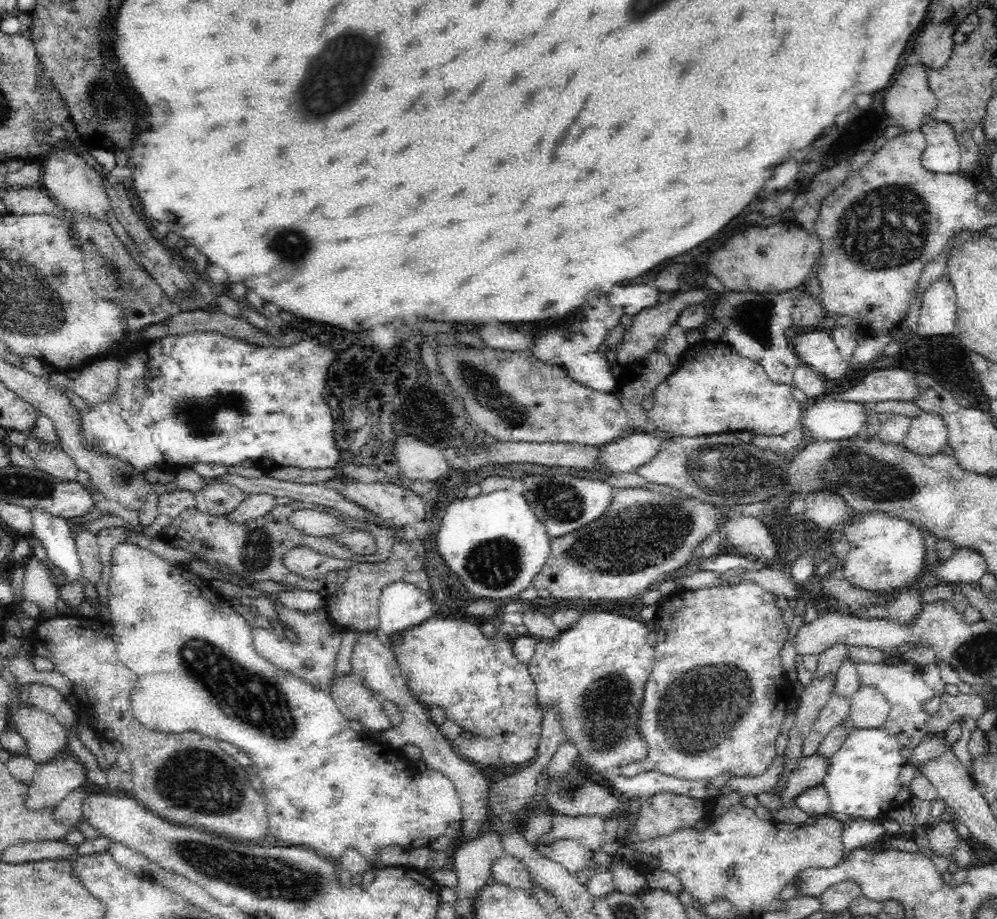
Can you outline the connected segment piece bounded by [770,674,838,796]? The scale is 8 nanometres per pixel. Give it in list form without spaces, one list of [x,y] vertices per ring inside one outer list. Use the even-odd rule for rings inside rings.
[[[826,674],[826,676],[818,676],[814,678],[814,682],[808,688],[798,688],[800,694],[800,706],[796,712],[796,720],[794,726],[790,730],[790,740],[786,746],[786,756],[784,756],[784,770],[780,776],[780,782],[776,782],[776,786],[770,788],[772,794],[780,796],[786,780],[790,778],[790,774],[796,770],[798,760],[804,758],[802,756],[802,744],[806,740],[806,736],[810,734],[812,726],[816,724],[820,710],[826,706],[826,702],[832,696],[832,690],[836,686],[836,676],[838,674]]]

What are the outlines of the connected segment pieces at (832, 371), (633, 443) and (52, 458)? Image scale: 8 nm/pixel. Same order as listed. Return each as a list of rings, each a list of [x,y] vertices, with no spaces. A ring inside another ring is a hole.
[[[808,330],[794,338],[794,352],[802,364],[812,366],[824,380],[840,380],[850,372],[830,330]]]
[[[648,432],[630,434],[626,438],[620,438],[602,446],[596,466],[610,470],[612,474],[636,472],[640,466],[644,466],[658,454],[658,450],[662,448],[662,442],[664,442],[662,438],[652,436]]]
[[[28,438],[24,444],[24,452],[38,462],[40,468],[44,468],[48,474],[62,482],[76,482],[78,466],[74,458],[70,458],[66,452],[60,452],[52,444],[36,438]]]

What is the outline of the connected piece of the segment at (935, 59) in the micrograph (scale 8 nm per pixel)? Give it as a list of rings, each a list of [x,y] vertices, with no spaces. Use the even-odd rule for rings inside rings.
[[[952,12],[950,18],[934,24],[934,22],[926,22],[924,28],[920,30],[912,52],[920,54],[920,64],[926,66],[928,70],[940,70],[944,68],[952,54],[954,54],[954,32],[956,32],[956,24],[952,24]]]

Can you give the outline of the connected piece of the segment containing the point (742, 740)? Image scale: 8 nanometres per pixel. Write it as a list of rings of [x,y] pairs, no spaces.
[[[744,582],[738,586],[720,586],[720,588],[702,588],[702,590],[688,590],[688,592],[674,592],[672,596],[666,598],[666,602],[658,608],[658,614],[652,622],[652,630],[656,630],[660,636],[666,634],[664,638],[658,640],[656,644],[656,656],[654,656],[654,668],[646,680],[646,688],[644,688],[644,698],[642,698],[642,706],[640,706],[640,718],[638,718],[638,732],[644,738],[646,746],[648,746],[648,756],[644,760],[634,760],[628,762],[624,766],[618,766],[616,774],[622,778],[634,778],[638,774],[648,774],[648,772],[658,772],[664,776],[672,776],[672,778],[680,778],[680,780],[714,780],[718,776],[730,774],[732,778],[758,778],[762,776],[774,762],[776,758],[776,738],[780,734],[780,726],[782,720],[788,712],[788,706],[796,694],[796,686],[788,684],[786,672],[782,670],[782,662],[780,662],[780,650],[784,648],[784,644],[788,642],[788,634],[790,628],[786,628],[786,624],[782,622],[784,612],[780,608],[776,608],[774,602],[774,594],[768,594],[764,588],[760,588],[760,584],[752,584],[752,582]]]

